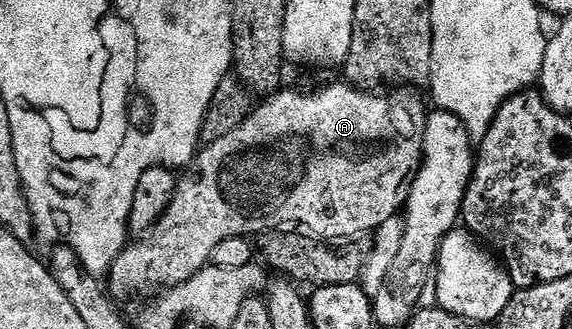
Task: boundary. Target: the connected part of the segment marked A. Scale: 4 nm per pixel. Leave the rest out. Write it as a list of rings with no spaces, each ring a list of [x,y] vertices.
[[[349,83],[341,84],[326,85],[323,89],[316,90],[315,93],[297,93],[294,89],[283,88],[277,93],[269,94],[263,100],[266,102],[256,106],[255,109],[253,106],[247,112],[246,118],[232,131],[228,131],[228,135],[224,135],[224,139],[216,139],[203,144],[197,150],[192,164],[181,174],[183,177],[177,178],[172,199],[168,203],[168,207],[162,212],[161,217],[158,218],[157,223],[145,235],[134,239],[138,241],[131,240],[122,250],[120,256],[112,263],[108,274],[109,296],[114,299],[117,297],[134,297],[137,293],[148,292],[149,289],[154,289],[153,291],[164,290],[172,285],[184,283],[192,275],[206,268],[210,259],[210,252],[220,243],[224,243],[224,239],[232,239],[233,237],[250,239],[255,235],[265,235],[271,231],[281,230],[283,227],[301,227],[307,234],[322,233],[324,239],[341,242],[343,239],[350,239],[354,235],[361,235],[363,230],[373,234],[374,230],[380,227],[380,223],[384,223],[384,219],[395,217],[404,197],[404,186],[413,178],[418,166],[422,163],[422,140],[426,134],[428,108],[426,109],[425,103],[414,94],[417,92],[410,87],[394,87],[386,91],[390,93],[382,93],[383,91],[356,89]]]

